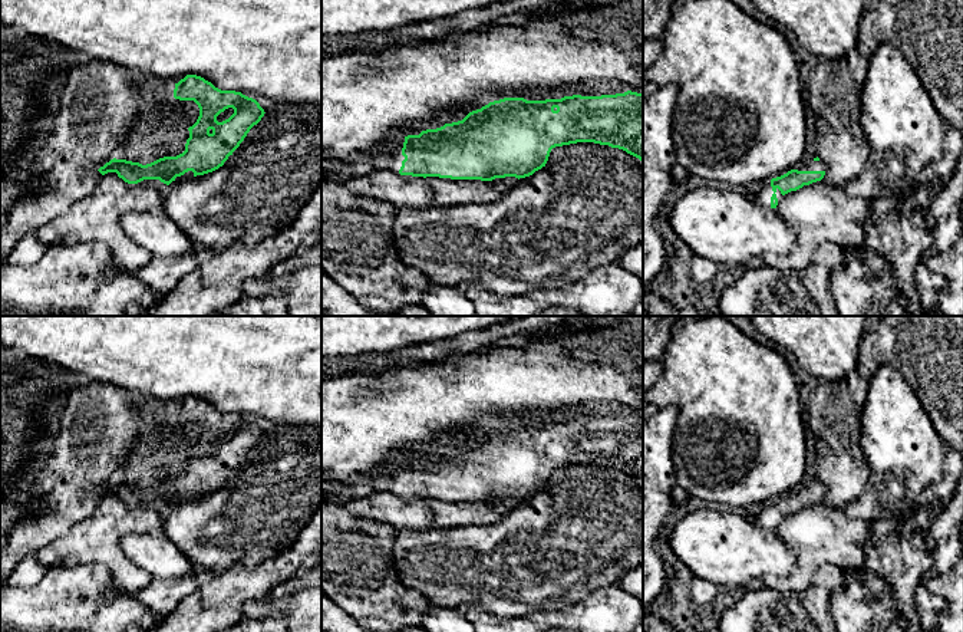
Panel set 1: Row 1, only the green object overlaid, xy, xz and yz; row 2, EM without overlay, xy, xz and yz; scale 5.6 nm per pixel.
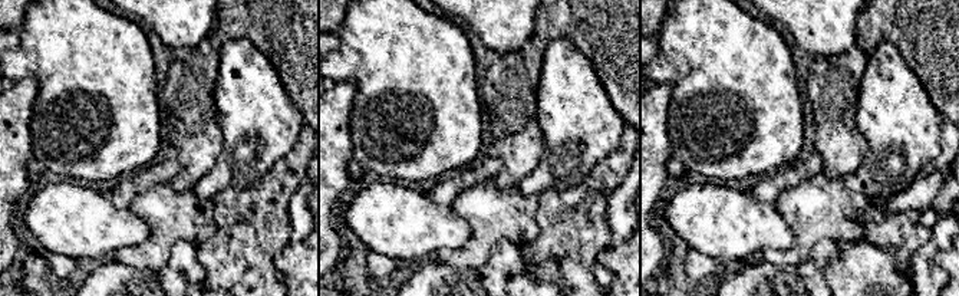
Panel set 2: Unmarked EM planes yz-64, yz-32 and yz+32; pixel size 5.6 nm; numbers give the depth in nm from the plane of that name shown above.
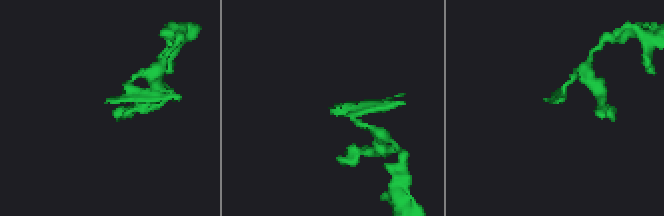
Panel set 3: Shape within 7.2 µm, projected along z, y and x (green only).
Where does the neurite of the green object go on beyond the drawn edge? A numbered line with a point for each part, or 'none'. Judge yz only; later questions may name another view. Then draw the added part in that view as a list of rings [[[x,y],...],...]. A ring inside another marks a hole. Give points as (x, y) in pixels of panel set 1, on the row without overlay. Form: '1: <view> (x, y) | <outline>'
1: yz (764, 517) | [[[771,501],[765,503],[764,508],[761,513],[755,517],[755,523],[759,524],[761,527],[771,530],[771,519],[774,513],[771,508]]]

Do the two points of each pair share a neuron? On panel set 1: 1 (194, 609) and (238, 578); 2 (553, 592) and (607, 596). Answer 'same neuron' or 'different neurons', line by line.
1: same neuron
2: different neurons

